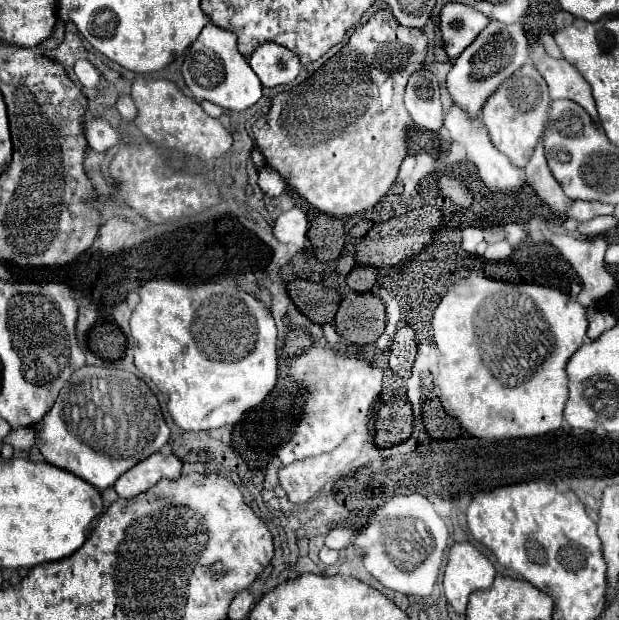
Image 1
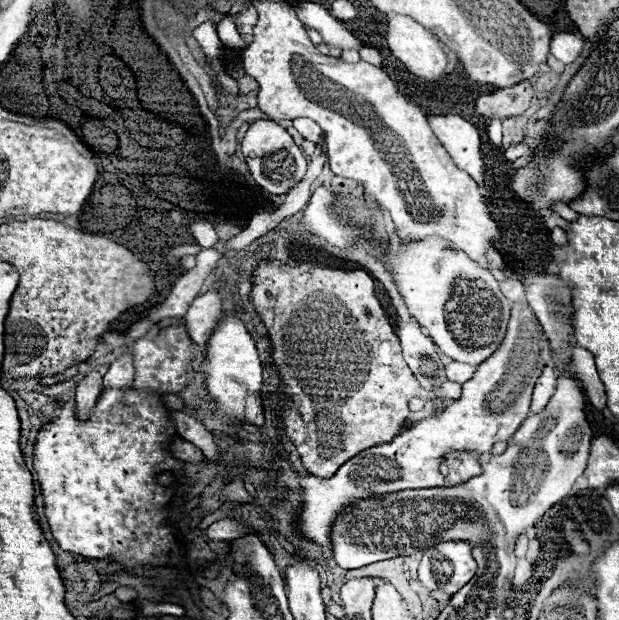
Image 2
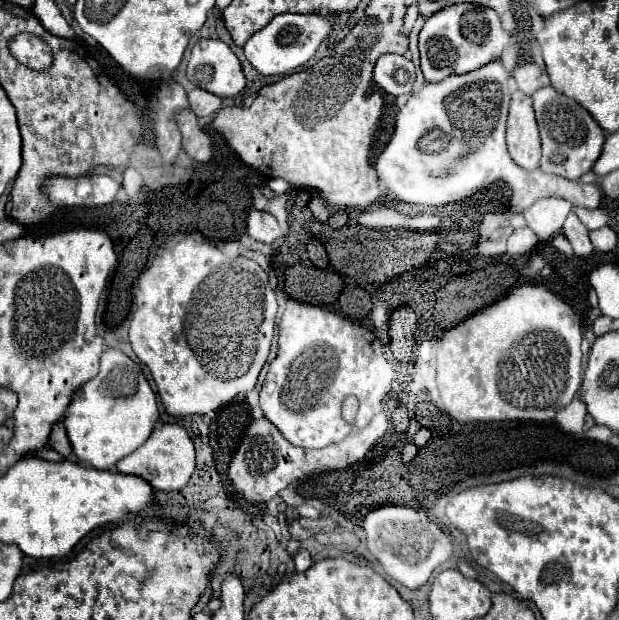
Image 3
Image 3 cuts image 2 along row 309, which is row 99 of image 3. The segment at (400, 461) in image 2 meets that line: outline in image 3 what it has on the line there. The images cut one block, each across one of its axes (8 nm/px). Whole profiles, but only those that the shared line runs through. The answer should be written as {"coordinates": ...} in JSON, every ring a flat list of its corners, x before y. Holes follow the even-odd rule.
{"coordinates":[[522,92,512,94,506,142,512,160,524,170,536,170,540,162,540,136,534,120,530,96]]}

